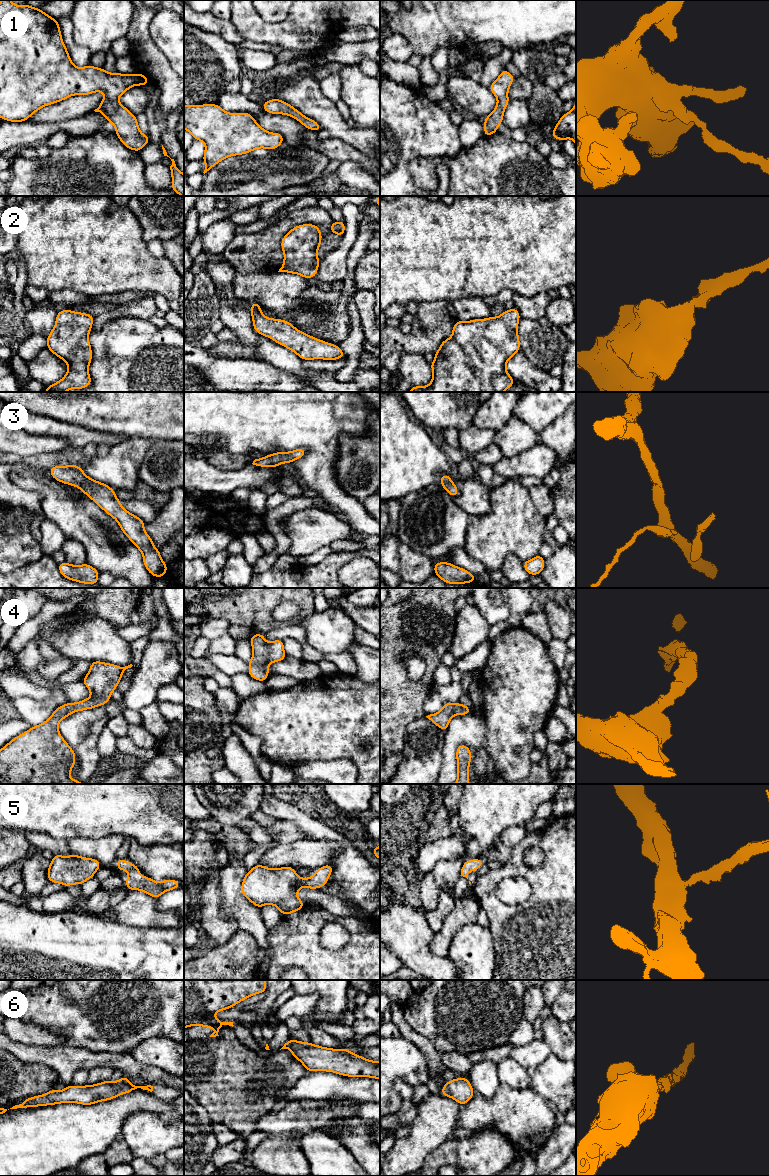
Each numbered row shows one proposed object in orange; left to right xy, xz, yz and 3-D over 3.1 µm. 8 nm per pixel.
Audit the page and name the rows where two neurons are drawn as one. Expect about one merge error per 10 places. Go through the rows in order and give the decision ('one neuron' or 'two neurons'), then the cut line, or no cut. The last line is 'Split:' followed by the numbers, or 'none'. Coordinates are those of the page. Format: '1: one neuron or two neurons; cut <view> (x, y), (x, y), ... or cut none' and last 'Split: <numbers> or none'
1: one neuron; cut none
2: one neuron; cut none
3: one neuron; cut none
4: one neuron; cut none
5: one neuron; cut none
6: one neuron; cut none
Split: none

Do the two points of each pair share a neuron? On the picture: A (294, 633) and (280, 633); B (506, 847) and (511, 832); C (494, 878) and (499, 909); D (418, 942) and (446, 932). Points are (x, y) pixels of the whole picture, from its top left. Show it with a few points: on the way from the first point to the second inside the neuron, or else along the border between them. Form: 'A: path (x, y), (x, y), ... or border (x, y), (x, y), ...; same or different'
A: path (291, 633), (283, 633); same
B: path (507, 843), (511, 836); same
C: path (490, 886), (491, 901); same
D: border (433, 933), (430, 950), (439, 956), (446, 956); different

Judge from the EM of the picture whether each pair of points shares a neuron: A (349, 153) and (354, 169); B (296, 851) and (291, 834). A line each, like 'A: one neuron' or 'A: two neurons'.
A: two neurons
B: two neurons

